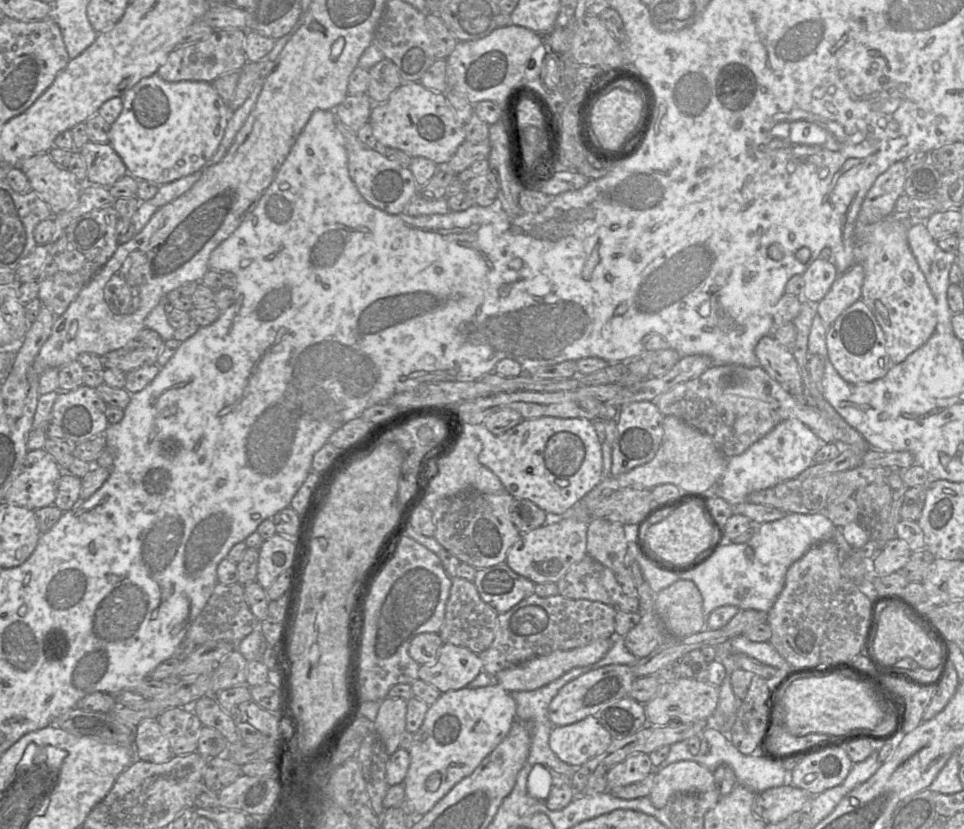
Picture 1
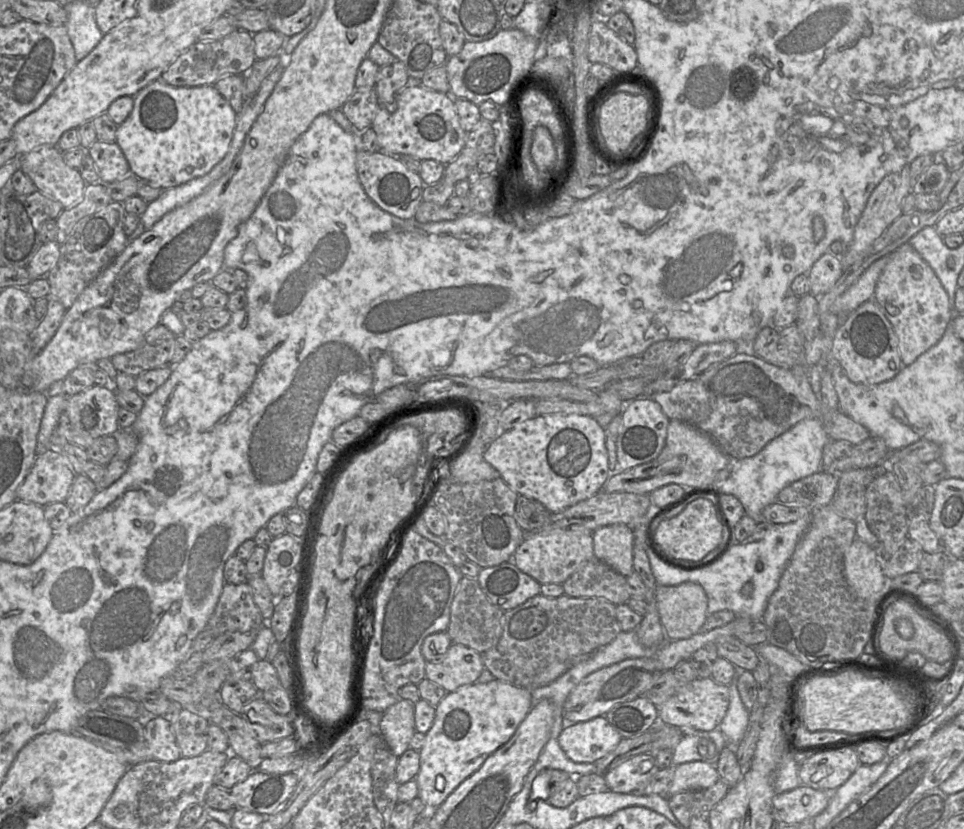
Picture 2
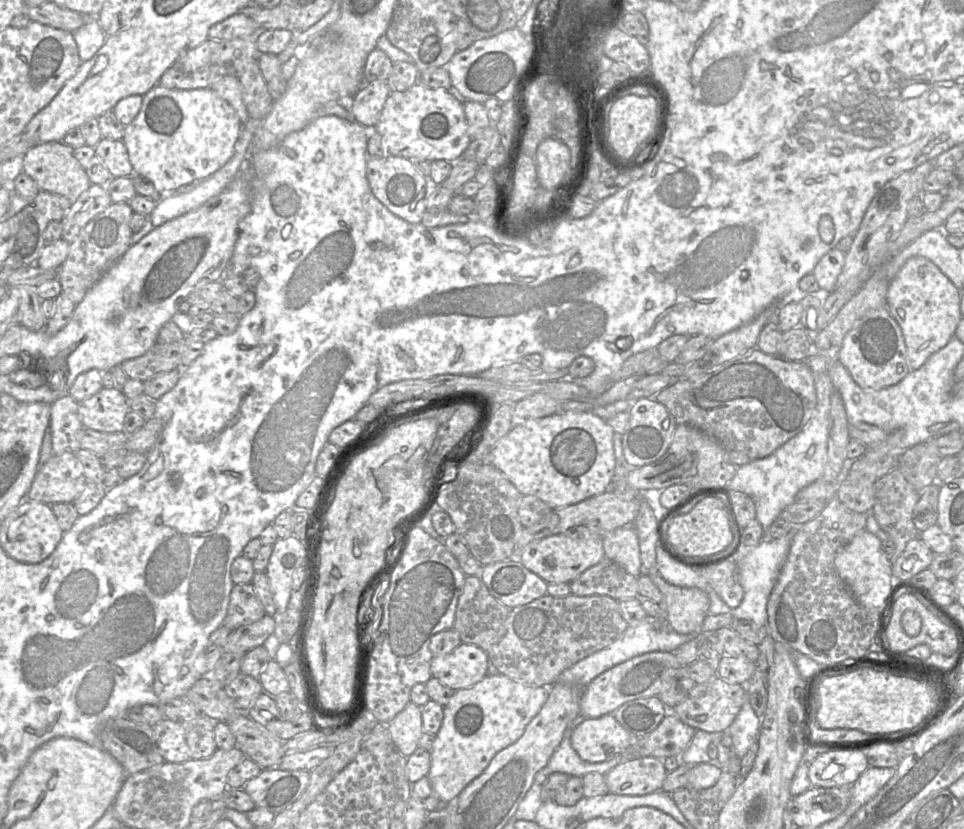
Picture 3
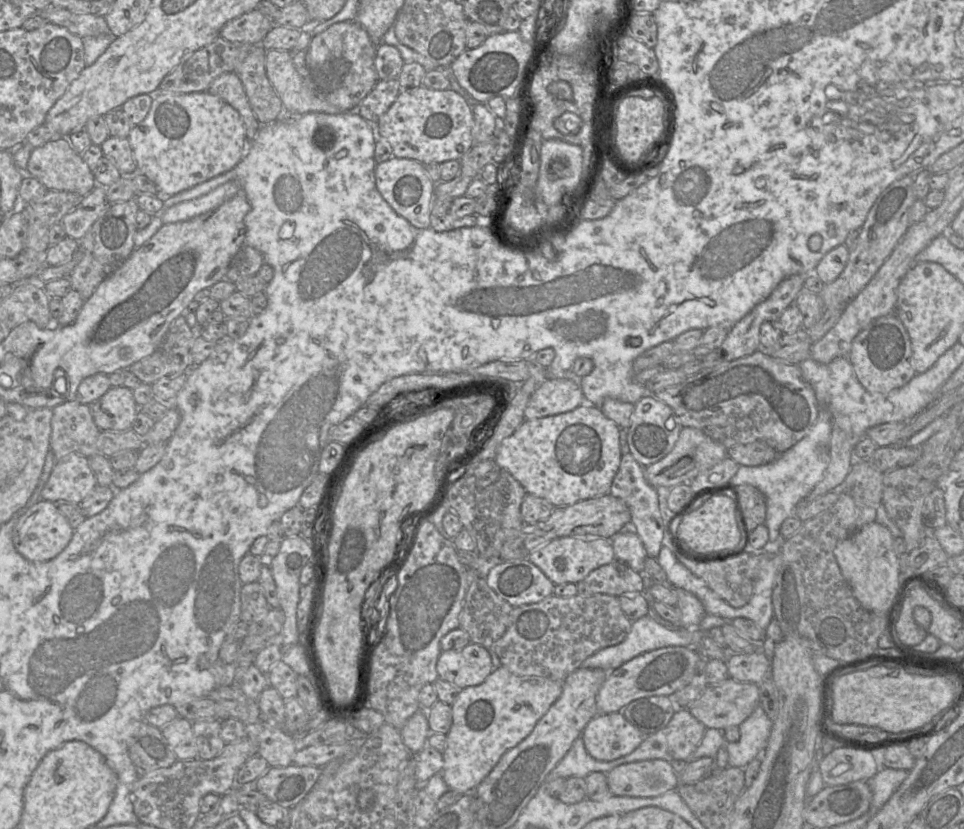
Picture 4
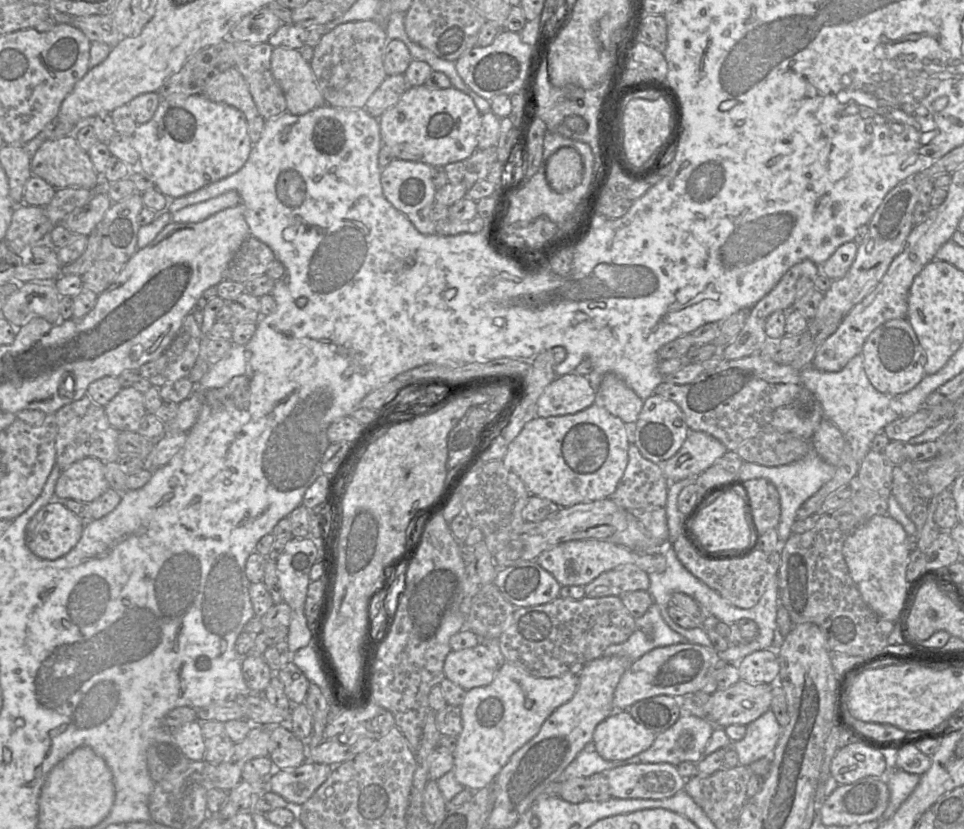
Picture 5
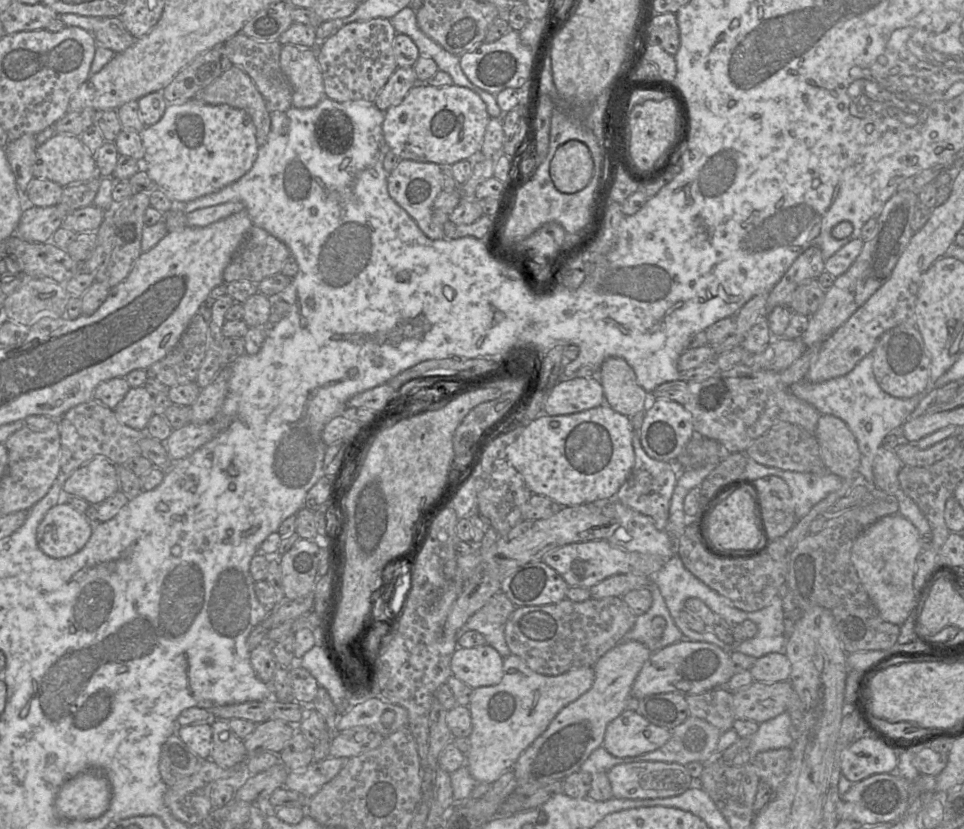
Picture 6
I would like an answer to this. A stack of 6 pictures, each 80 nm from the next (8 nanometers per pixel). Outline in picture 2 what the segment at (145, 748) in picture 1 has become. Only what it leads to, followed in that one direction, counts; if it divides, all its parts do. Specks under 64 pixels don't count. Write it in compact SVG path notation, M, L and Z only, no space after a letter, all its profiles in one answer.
M153 717L145 723L144 727L152 760L174 762L182 757L168 719Z

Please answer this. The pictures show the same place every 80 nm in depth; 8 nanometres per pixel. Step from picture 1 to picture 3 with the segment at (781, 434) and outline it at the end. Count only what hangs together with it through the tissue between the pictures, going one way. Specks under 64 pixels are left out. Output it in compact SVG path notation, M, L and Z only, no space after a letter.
M814 409L811 419L796 436L769 456L738 466L731 481L721 488L725 492L737 490L750 496L756 506L756 520L765 531L786 506L796 501L796 495L802 488L822 478L827 463L827 441L828 428L824 427L824 422L818 422Z

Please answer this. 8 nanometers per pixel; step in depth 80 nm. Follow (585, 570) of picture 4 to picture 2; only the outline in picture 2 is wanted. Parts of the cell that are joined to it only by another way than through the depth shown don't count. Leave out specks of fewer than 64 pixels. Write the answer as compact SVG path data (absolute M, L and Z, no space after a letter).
M568 529L526 533L525 539L512 555L512 562L540 584L562 584L583 562L595 557L592 533Z

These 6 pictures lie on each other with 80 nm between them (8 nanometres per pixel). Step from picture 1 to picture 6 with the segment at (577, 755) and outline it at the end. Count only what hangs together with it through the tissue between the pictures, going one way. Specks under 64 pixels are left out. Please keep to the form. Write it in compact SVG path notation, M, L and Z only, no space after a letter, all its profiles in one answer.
M627 709L608 724L602 747L618 758L633 757L659 749L670 737L671 730L652 724L637 711Z

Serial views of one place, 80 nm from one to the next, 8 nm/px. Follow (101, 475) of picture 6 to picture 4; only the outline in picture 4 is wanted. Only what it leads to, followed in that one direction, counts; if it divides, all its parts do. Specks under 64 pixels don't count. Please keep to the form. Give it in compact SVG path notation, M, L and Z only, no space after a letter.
M71 453L57 460L41 491L41 499L79 504L97 485L88 457Z

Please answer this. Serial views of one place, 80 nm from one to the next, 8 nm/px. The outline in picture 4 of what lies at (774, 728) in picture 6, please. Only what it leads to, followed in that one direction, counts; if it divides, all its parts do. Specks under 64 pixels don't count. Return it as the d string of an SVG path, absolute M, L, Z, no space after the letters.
M757 706L739 726L740 739L727 742L723 747L729 756L729 766L744 769L749 762L761 757L770 737L773 722L765 711Z

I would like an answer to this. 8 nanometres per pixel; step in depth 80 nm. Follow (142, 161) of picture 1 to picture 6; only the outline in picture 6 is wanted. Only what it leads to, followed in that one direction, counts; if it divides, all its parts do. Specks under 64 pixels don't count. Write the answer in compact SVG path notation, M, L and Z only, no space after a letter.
M195 99L169 104L162 118L139 133L145 148L143 168L149 178L172 202L189 202L213 193L243 177L253 167L259 146L252 118L229 105L210 105Z

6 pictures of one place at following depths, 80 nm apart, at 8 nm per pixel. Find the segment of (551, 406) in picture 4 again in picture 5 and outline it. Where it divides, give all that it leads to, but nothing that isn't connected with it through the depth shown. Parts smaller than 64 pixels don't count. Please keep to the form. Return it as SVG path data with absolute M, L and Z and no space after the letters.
M575 372L557 376L547 385L537 401L537 416L549 417L574 414L597 402L597 391L590 385L587 376Z

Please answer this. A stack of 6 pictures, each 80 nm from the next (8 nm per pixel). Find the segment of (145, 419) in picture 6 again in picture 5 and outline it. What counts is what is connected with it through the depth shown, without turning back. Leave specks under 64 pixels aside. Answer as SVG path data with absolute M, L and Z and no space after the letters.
M132 386L122 387L104 410L109 423L121 432L138 432L141 419L147 413L143 393Z

